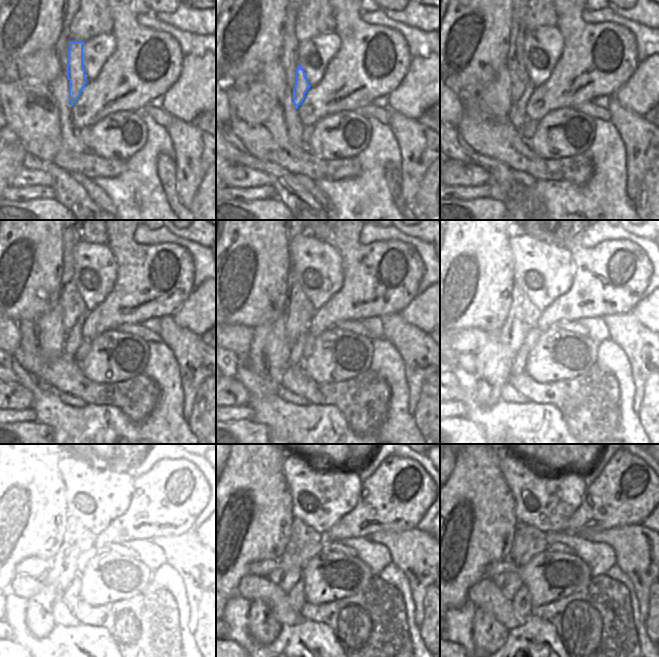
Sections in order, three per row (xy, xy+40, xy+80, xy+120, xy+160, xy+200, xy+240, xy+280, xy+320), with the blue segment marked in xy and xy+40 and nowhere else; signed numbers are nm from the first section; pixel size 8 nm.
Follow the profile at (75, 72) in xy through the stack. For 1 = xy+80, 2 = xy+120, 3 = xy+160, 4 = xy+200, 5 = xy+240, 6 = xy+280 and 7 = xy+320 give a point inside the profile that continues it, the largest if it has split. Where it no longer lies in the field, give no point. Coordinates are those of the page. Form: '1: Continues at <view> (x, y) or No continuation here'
1: Continues at xy+80 (520, 117)
2: Continues at xy+120 (72, 342)
3: Continues at xy+160 (296, 355)
4: Continues at xy+200 (519, 364)
5: Continues at xy+240 (70, 596)
6: Continues at xy+280 (296, 597)
7: Continues at xy+320 (521, 601).

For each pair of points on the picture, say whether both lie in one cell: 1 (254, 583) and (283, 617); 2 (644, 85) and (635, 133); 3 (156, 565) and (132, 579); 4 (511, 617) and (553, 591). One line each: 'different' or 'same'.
1: same
2: different
3: different
4: different

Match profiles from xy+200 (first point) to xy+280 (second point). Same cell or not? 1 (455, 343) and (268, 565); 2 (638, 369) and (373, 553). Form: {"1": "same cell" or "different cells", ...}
{"1": "same cell", "2": "different cells"}

